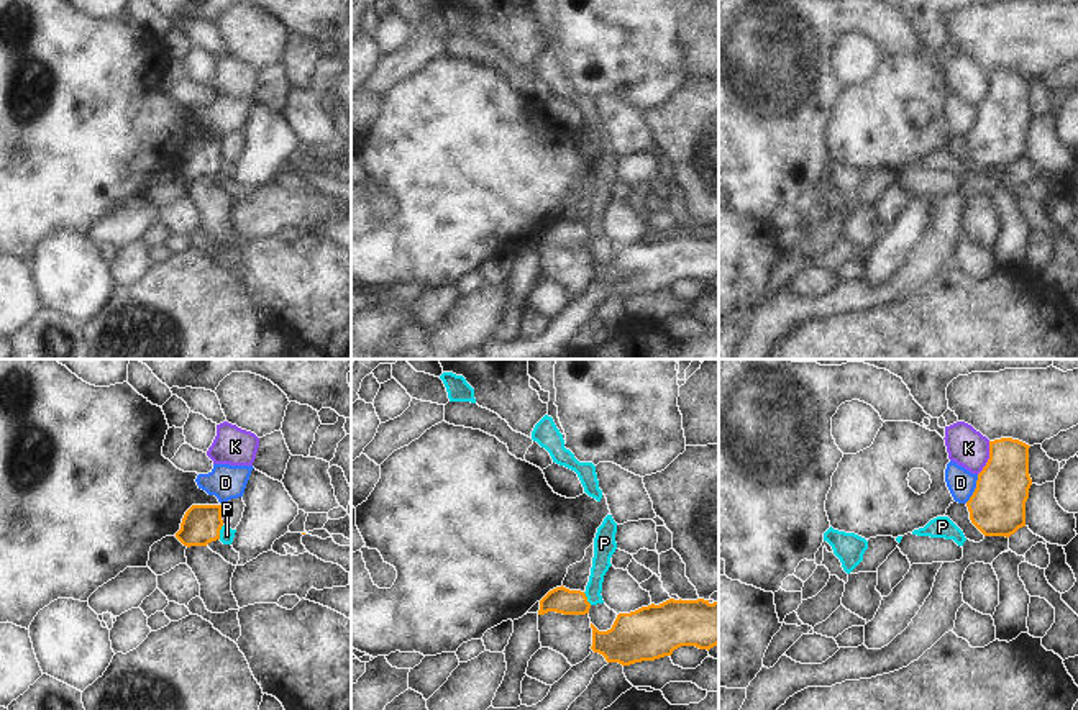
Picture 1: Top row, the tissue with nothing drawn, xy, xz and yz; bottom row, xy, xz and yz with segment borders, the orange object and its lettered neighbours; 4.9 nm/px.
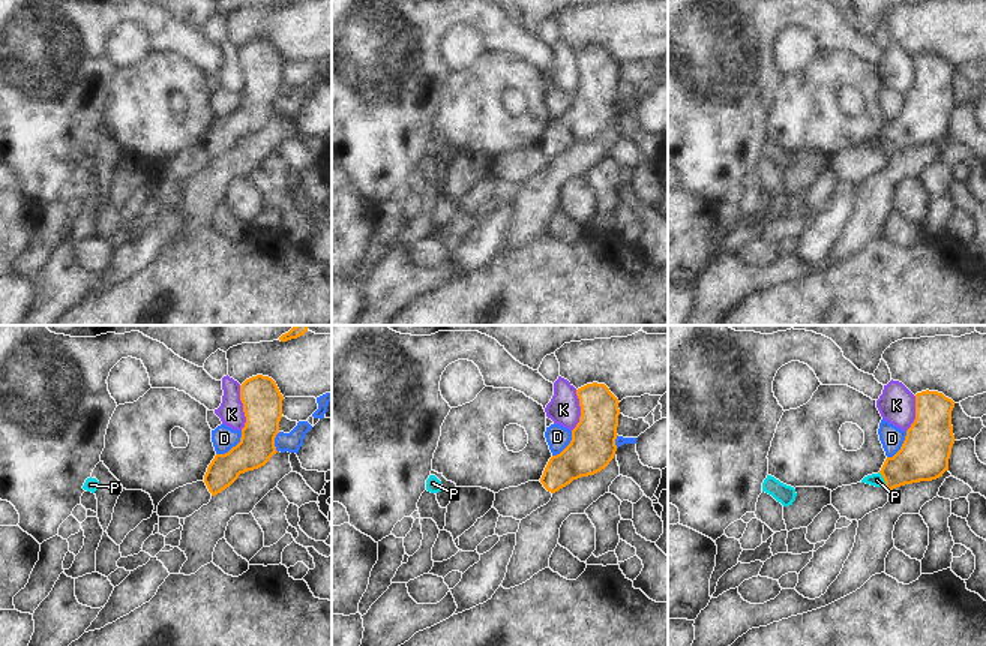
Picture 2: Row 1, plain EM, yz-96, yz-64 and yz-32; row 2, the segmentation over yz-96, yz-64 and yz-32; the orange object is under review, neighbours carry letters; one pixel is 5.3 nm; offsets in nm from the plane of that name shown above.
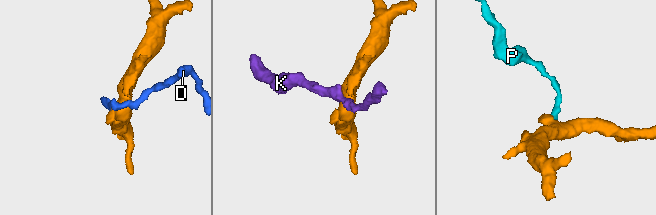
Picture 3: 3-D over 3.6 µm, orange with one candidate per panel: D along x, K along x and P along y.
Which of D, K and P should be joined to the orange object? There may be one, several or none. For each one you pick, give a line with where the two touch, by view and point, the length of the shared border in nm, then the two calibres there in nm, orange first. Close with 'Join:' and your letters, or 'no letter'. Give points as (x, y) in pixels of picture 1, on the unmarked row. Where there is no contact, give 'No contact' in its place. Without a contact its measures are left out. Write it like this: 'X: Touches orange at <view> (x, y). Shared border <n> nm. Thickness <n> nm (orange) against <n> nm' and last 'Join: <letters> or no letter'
Join: no letter

